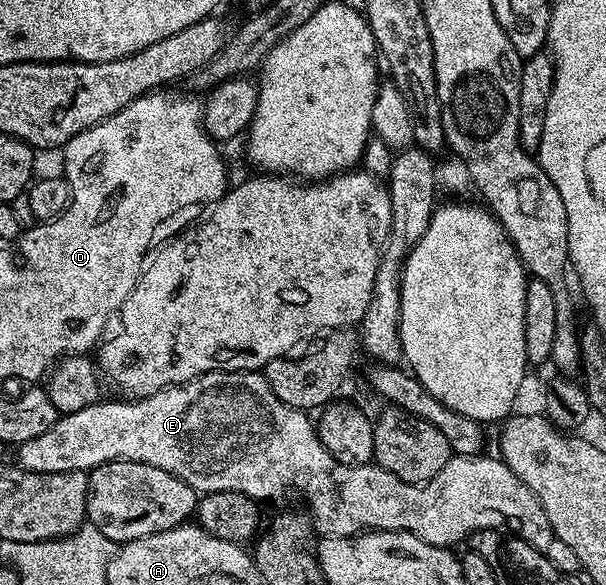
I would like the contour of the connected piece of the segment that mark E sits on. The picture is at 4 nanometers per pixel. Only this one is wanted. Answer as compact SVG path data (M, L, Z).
M213 370L184 383L182 386L170 386L167 390L161 390L147 398L117 401L105 402L105 400L99 400L93 402L88 408L80 408L80 412L61 415L58 422L52 424L52 428L48 428L48 432L43 432L41 436L35 436L34 439L21 443L17 447L17 465L28 472L51 474L52 472L72 472L73 470L89 472L95 466L105 462L139 462L140 464L152 464L156 468L164 468L164 472L172 472L172 476L184 480L193 490L197 490L202 494L243 494L244 497L251 500L274 498L277 496L278 490L286 490L291 486L292 489L299 490L306 497L307 507L305 506L305 509L313 521L313 529L319 535L328 538L353 538L354 535L368 530L403 530L409 534L420 536L420 540L424 540L433 546L454 548L457 547L457 542L465 543L470 535L477 532L477 530L498 530L501 527L500 524L503 518L514 529L511 531L528 544L532 544L532 548L545 552L548 544L552 544L554 539L554 529L542 507L541 500L531 492L528 484L524 484L524 480L520 480L516 476L516 472L512 472L512 468L506 466L501 457L486 458L487 456L482 454L454 454L448 460L448 464L444 464L444 468L440 468L440 472L436 472L436 476L432 476L430 482L421 484L400 480L400 476L388 472L383 466L377 464L367 464L365 466L340 464L340 460L336 460L322 447L322 442L318 439L318 431L311 415L307 411L297 410L288 404L284 404L284 400L280 400L280 396L276 396L272 392L265 373L256 370Z

